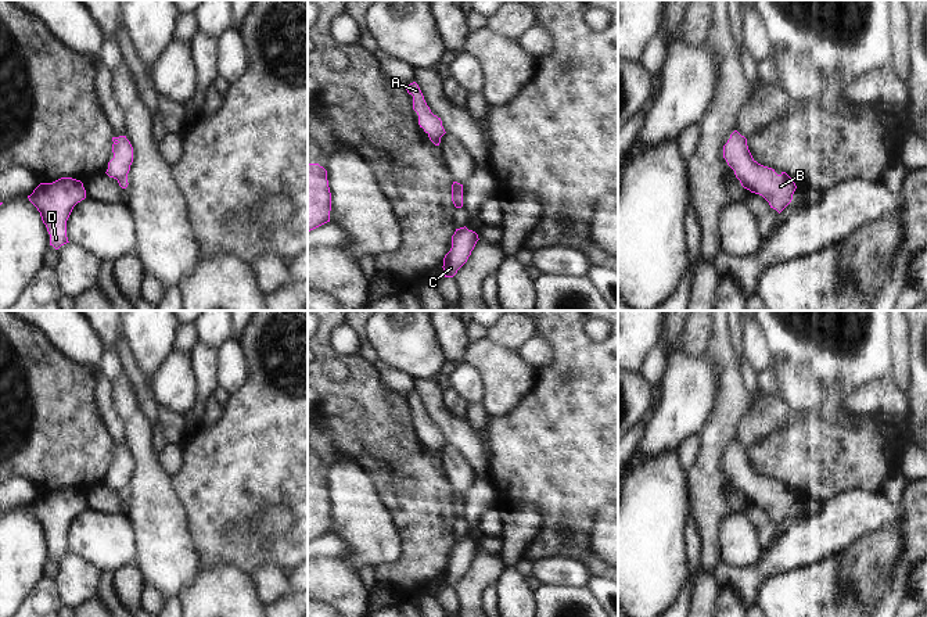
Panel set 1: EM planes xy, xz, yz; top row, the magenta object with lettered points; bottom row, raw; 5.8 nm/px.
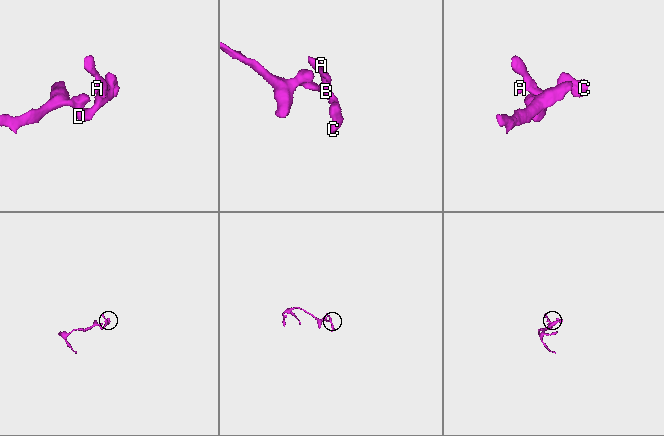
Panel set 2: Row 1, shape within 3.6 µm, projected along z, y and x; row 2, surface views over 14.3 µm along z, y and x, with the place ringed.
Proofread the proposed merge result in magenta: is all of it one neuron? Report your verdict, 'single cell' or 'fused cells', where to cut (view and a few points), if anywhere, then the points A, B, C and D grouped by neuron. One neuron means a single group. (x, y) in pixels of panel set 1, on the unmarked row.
single cell; cut none; groups A B C D

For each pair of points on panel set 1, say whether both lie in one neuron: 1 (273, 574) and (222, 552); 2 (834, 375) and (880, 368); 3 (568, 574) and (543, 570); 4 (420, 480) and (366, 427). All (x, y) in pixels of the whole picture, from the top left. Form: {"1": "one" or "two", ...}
{"1": "two", "2": "one", "3": "one", "4": "one"}

